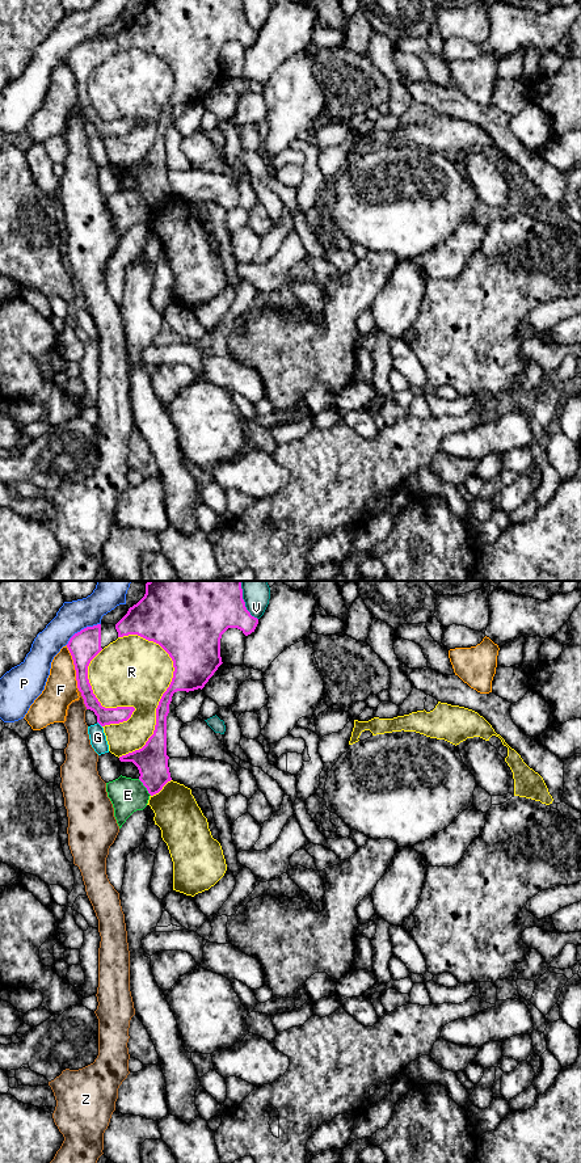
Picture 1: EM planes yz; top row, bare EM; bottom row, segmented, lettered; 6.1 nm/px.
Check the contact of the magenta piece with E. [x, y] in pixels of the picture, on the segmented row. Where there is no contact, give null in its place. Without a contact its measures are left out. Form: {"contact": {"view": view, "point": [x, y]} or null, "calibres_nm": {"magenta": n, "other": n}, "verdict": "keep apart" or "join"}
{"contact": {"view": "yz", "point": [144, 786]}, "calibres_nm": {"magenta": 190, "other": 220}, "verdict": "keep apart"}

